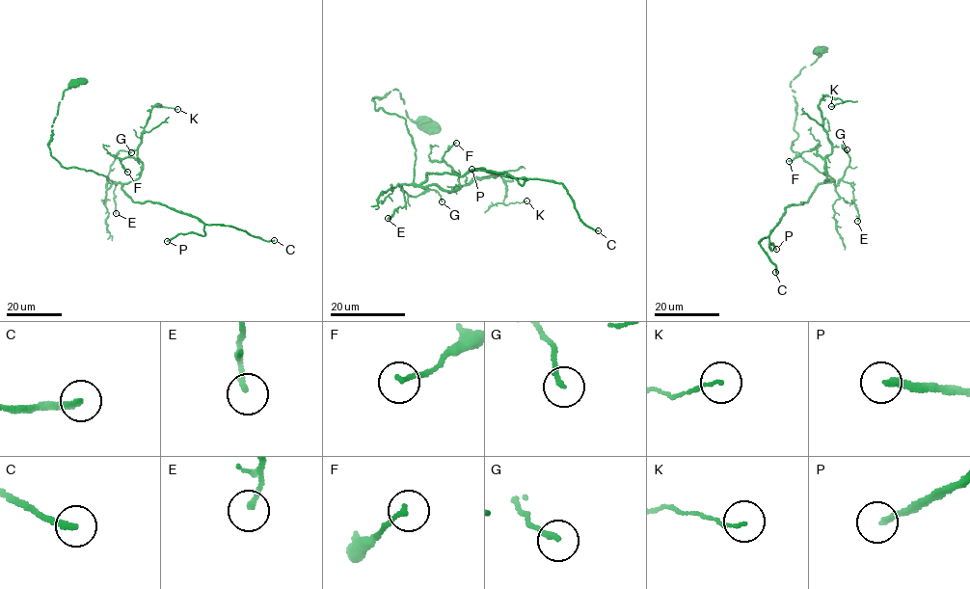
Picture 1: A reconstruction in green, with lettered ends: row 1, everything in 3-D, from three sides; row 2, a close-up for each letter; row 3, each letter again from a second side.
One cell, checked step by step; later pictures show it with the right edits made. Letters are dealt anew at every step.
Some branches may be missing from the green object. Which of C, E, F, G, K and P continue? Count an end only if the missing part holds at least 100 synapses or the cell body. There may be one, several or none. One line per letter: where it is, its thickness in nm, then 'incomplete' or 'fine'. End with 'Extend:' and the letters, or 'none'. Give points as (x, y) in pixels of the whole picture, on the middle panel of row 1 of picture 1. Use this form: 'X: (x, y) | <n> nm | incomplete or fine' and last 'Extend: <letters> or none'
C: (598, 230) | 200 nm | incomplete
E: (388, 218) | 180 nm | fine
F: (456, 143) | 160 nm | fine
G: (442, 201) | 180 nm | fine
K: (526, 200) | 100 nm | fine
P: (471, 169) | 200 nm | incomplete
Extend: C, P

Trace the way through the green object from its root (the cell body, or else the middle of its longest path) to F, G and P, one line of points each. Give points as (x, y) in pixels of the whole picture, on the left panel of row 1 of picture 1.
F: (74, 83), (59, 102), (51, 155), (64, 167), (121, 183), (139, 176), (142, 163), (122, 159), (127, 172)
G: (74, 83), (59, 102), (51, 155), (64, 167), (106, 175), (113, 182), (108, 189), (117, 153), (131, 152)
P: (74, 83), (59, 102), (51, 155), (121, 183), (134, 201), (160, 202), (204, 225), (203, 235), (167, 241)

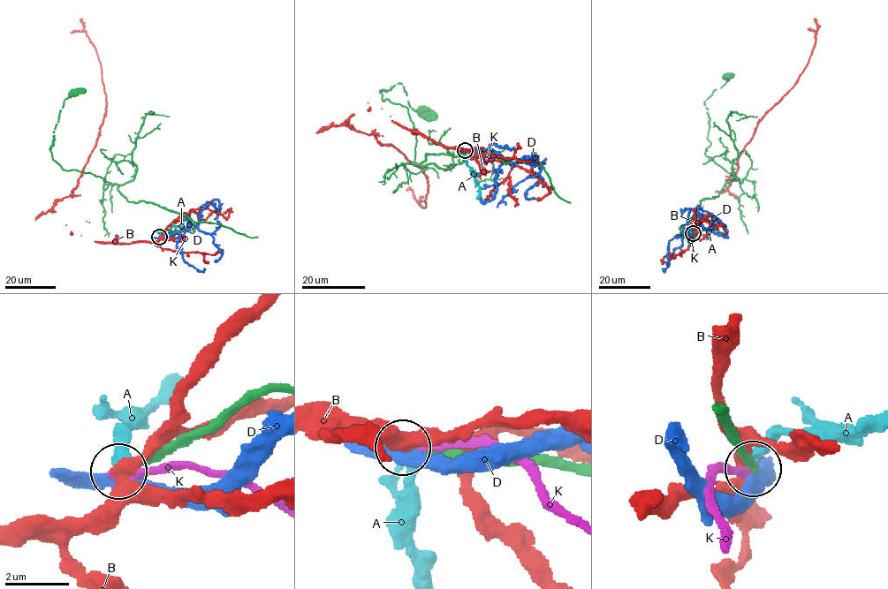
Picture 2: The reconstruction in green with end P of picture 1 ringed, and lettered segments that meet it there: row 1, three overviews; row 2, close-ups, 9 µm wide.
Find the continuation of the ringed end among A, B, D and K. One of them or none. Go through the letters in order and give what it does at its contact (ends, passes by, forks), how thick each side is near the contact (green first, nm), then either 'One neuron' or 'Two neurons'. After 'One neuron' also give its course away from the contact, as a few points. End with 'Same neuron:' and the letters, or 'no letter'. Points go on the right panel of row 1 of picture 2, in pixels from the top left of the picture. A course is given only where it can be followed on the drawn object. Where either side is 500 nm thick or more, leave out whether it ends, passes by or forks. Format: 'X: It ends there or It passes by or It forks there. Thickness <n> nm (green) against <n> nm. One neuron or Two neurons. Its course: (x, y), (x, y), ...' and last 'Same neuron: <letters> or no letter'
A: It ends there. Thickness 240 nm (green) against 360 nm. Two neurons
B: It passes by. Thickness 320 nm (green) against 380 nm. Two neurons
D: It passes by. Thickness 240 nm (green) against 360 nm. Two neurons
K: It ends there. Thickness 260 nm (green) against 280 nm. Two neurons
Same neuron: no letter

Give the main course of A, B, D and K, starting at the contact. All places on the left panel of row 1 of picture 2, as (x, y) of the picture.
A: (159, 237), (171, 226), (182, 227), (183, 230)
B: (161, 236), (96, 241), (72, 233), (53, 210), (72, 192), (107, 104), (96, 49), (85, 32), (71, 32)
D: (159, 237), (167, 239), (196, 227), (201, 211), (208, 202), (215, 200), (219, 203), (216, 218), (221, 207)
K: (160, 237), (182, 241), (185, 231)

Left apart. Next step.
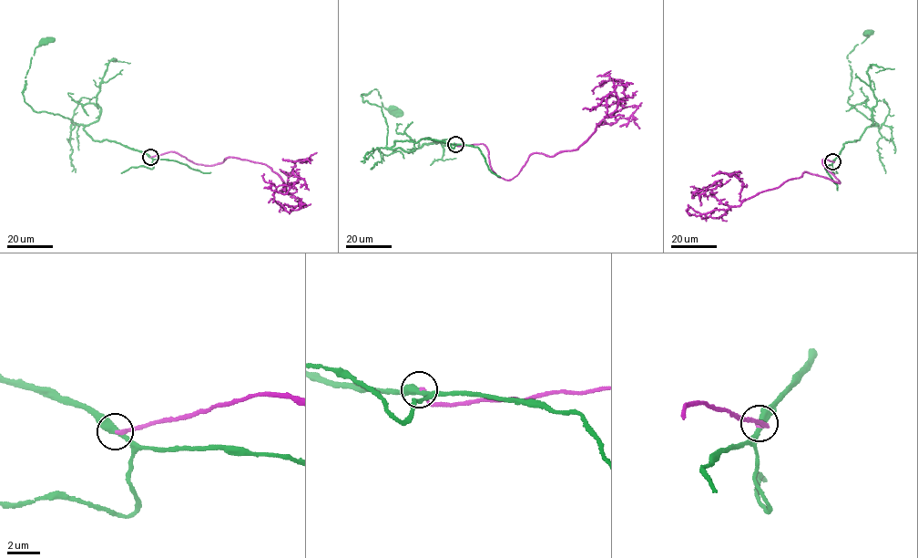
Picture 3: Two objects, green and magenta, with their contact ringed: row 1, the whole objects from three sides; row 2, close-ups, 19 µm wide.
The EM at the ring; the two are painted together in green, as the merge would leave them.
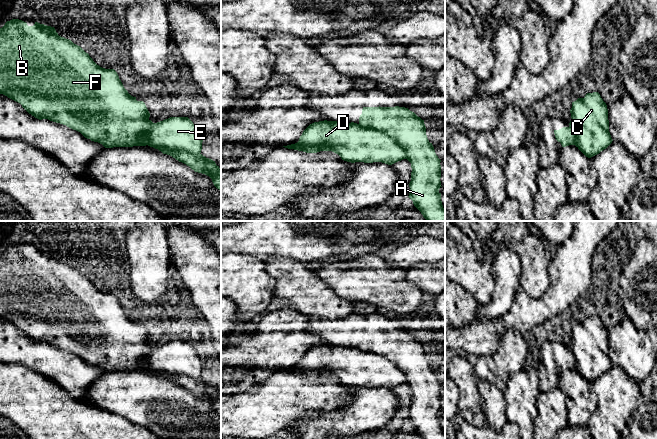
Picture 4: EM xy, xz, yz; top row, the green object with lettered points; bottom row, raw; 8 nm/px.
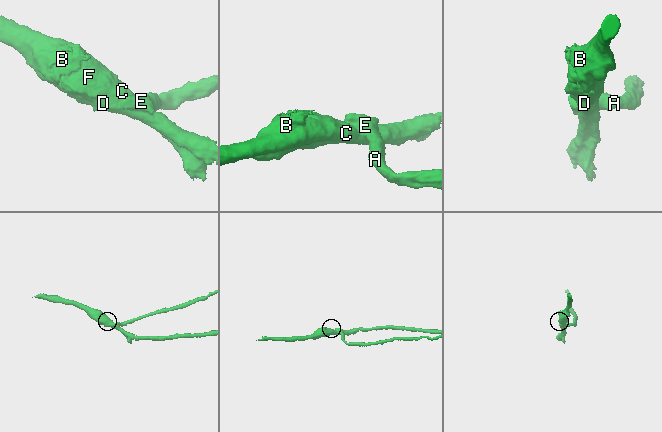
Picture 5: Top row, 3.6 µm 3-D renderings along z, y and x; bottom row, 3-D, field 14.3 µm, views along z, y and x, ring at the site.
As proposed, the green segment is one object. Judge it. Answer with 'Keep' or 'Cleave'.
Cleave

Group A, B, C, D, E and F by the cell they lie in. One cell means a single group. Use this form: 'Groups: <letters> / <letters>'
Groups: A E / B C D F

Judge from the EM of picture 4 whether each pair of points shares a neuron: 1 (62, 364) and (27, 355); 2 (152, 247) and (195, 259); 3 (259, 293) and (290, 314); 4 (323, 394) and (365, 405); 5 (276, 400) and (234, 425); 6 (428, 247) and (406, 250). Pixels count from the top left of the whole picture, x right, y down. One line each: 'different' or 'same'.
1: same
2: different
3: different
4: different
5: same
6: same

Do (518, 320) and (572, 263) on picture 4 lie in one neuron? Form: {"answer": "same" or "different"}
{"answer": "same"}

